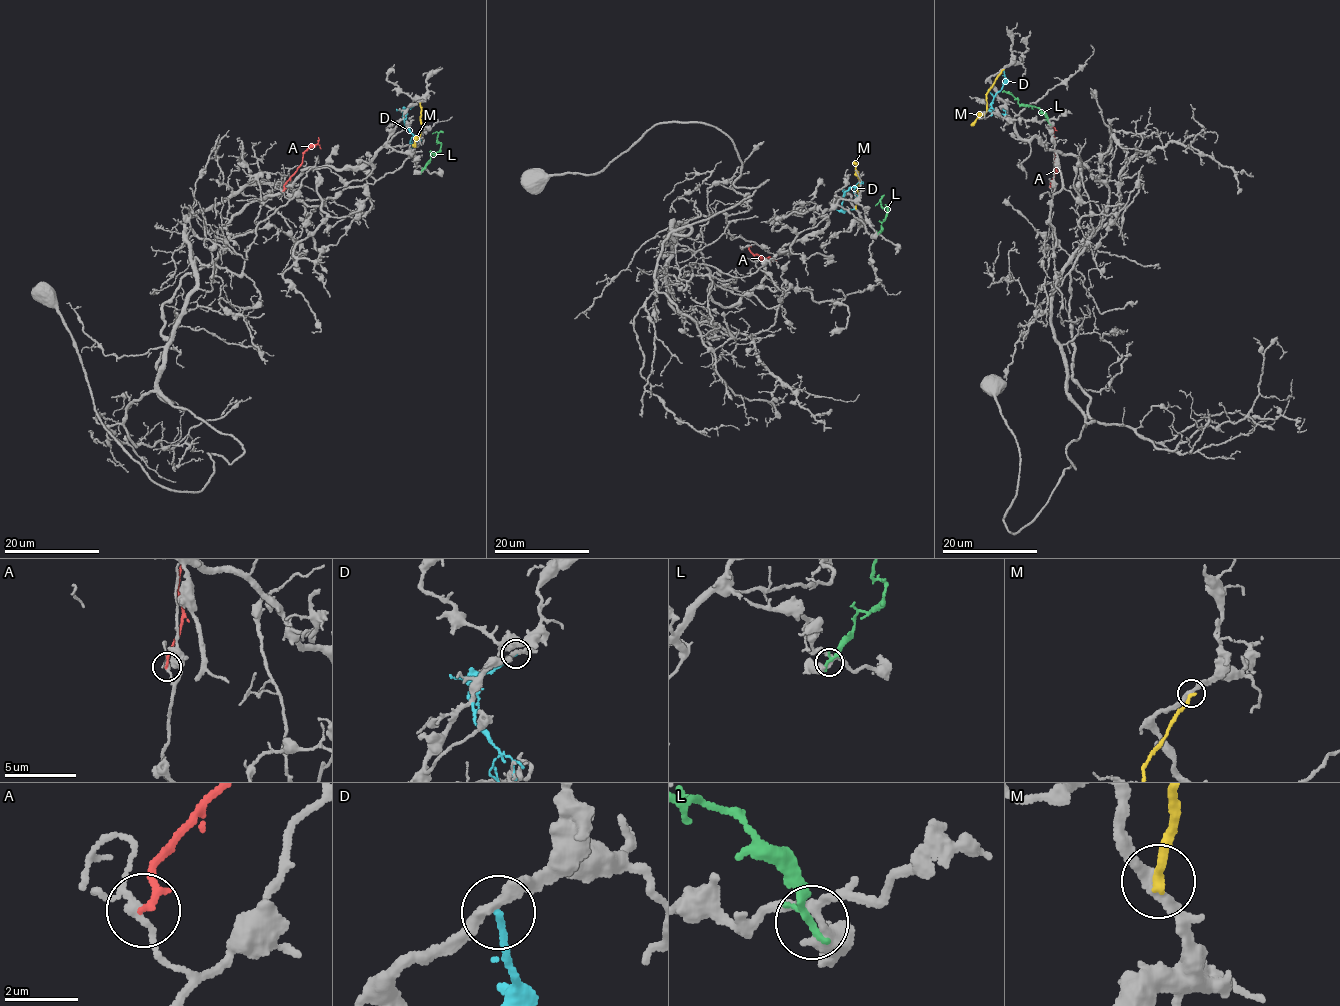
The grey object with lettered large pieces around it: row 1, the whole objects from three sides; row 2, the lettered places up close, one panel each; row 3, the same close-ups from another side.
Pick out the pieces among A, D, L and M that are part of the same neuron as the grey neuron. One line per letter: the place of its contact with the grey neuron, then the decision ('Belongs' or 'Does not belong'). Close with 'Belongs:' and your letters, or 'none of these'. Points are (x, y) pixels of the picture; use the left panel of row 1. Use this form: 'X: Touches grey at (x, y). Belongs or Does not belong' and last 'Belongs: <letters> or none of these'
A: Touches grey at (283, 191). Does not belong
D: Touches grey at (418, 102). Does not belong
L: Touches grey at (422, 170). Does not belong
M: Touches grey at (420, 102). Does not belong
Belongs: none of these

